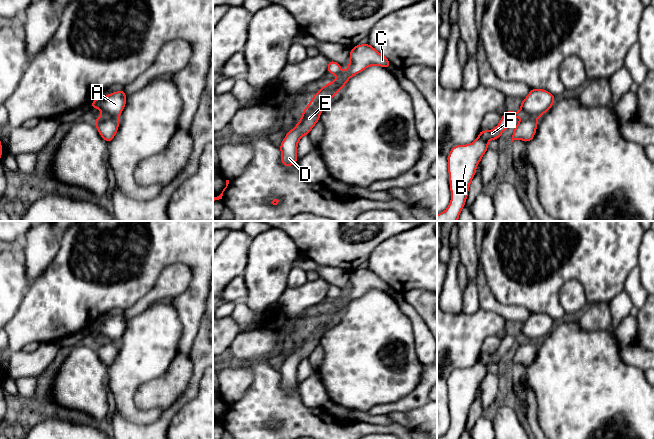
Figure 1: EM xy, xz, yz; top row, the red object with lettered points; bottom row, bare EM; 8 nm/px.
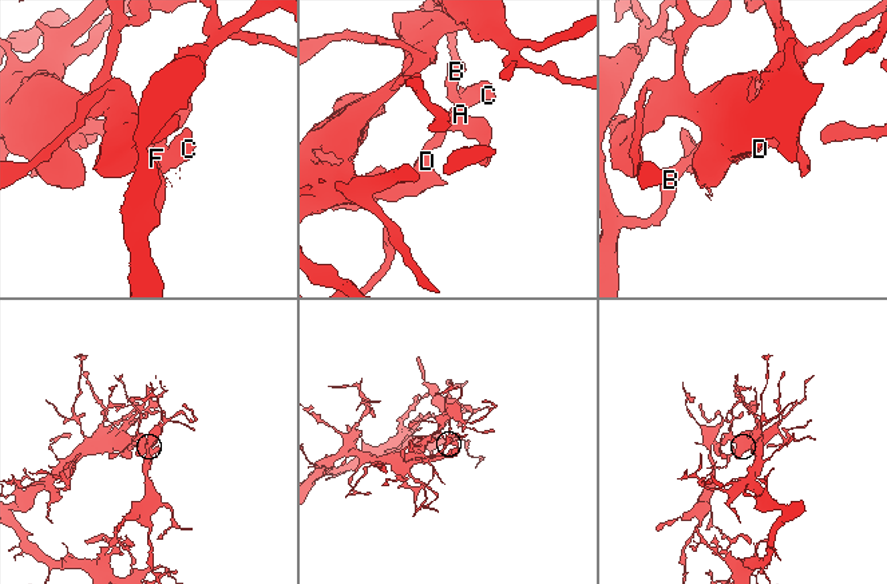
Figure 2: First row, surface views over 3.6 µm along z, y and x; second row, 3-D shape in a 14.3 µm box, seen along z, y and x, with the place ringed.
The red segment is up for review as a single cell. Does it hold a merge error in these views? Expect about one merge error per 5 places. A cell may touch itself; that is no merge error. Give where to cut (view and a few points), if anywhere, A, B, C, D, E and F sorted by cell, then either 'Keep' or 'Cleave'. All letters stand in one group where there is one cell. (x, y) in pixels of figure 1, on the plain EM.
Split along xy (101, 340), (115, 341), (117, 343). Groups: A B F / C D E. Cleave

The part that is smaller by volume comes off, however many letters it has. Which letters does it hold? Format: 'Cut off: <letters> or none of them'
Cut off: A, B, F

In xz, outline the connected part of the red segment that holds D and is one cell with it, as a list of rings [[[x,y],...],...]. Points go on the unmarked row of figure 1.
[[[359,268],[350,275],[349,290],[338,302],[326,308],[312,321],[311,326],[304,333],[300,345],[284,361],[280,369],[281,387],[285,391],[294,389],[297,383],[297,370],[302,360],[308,359],[314,349],[319,345],[321,336],[340,312],[343,312],[348,304],[365,294],[367,291],[378,289],[391,292],[389,284],[368,268]]]

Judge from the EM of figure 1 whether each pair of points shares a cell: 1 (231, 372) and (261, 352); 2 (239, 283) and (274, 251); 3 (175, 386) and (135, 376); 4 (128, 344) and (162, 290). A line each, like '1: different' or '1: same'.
1: different
2: different
3: different
4: different

